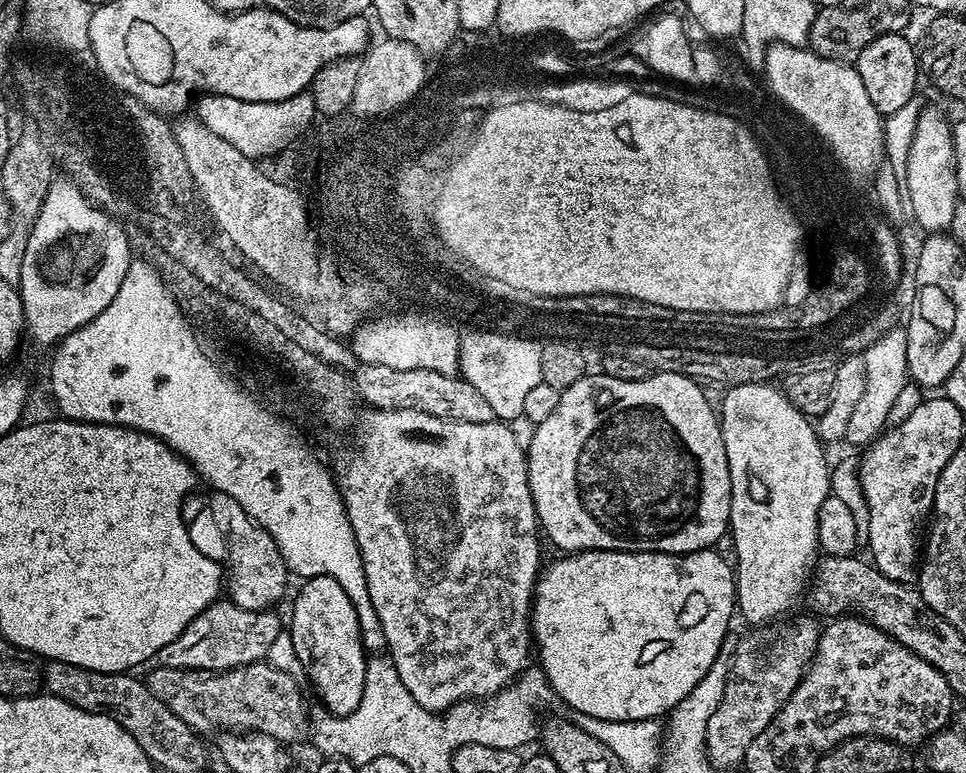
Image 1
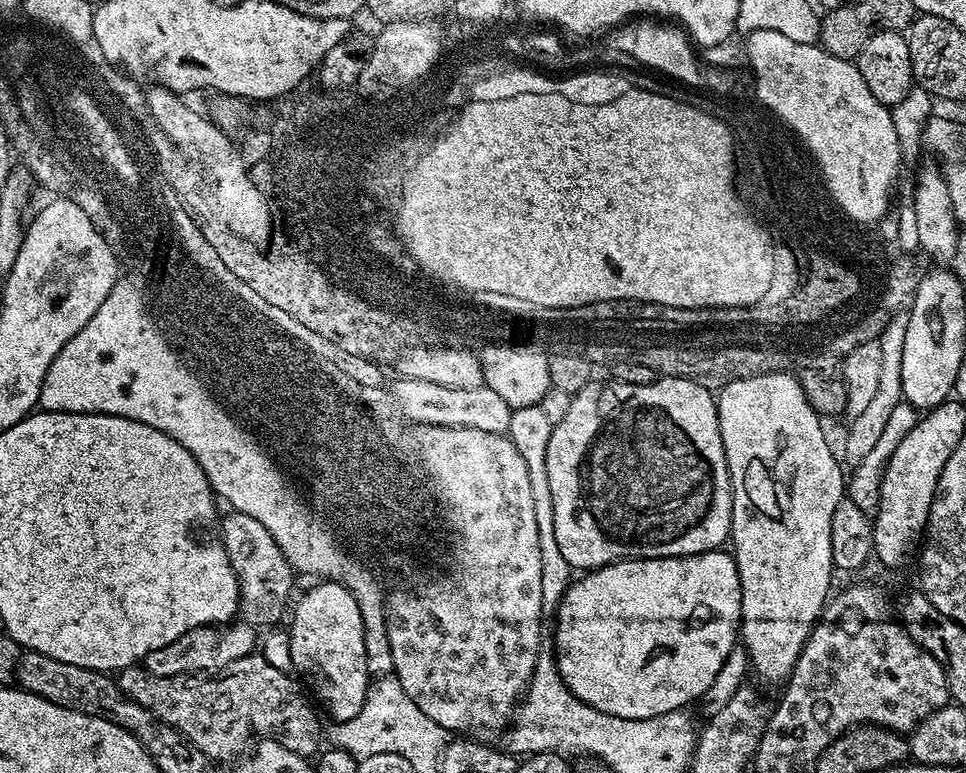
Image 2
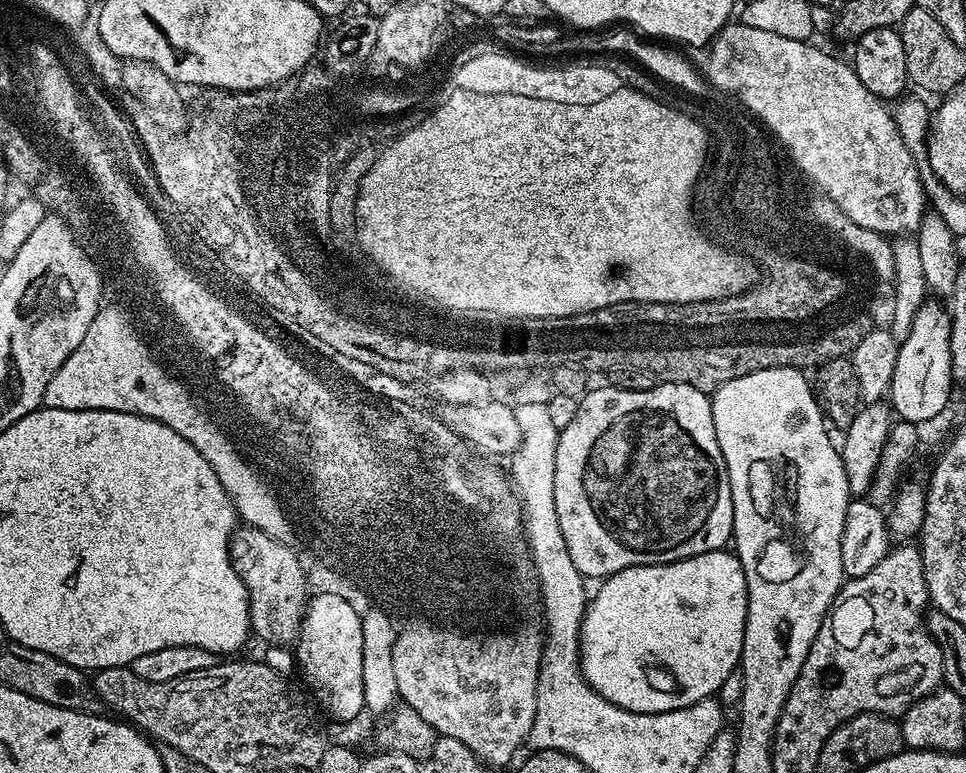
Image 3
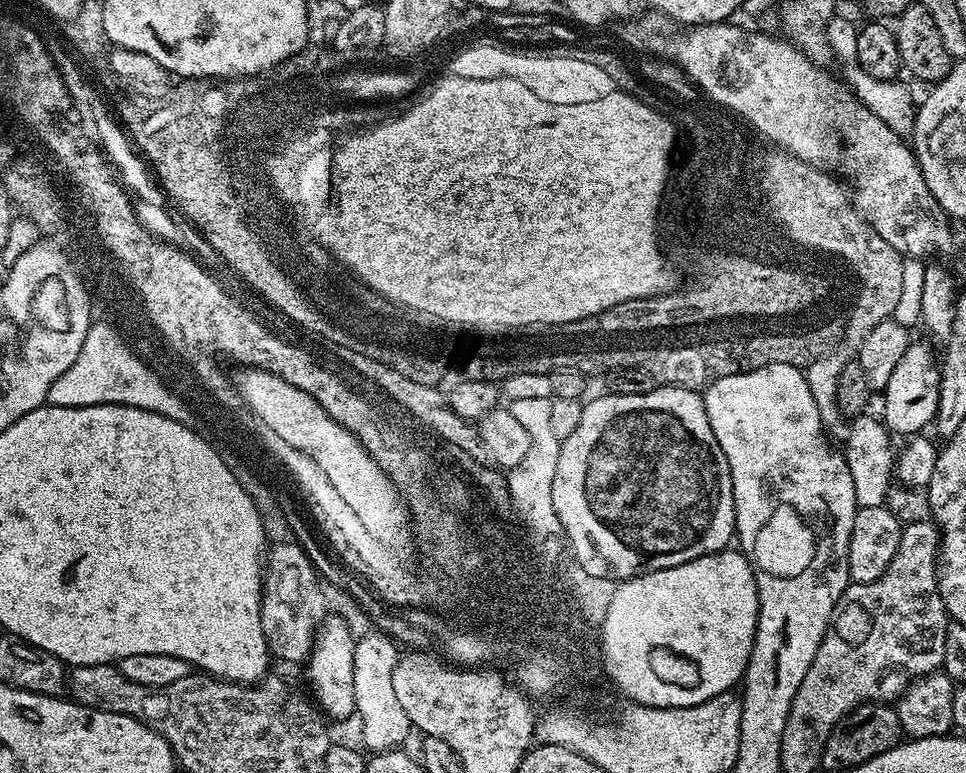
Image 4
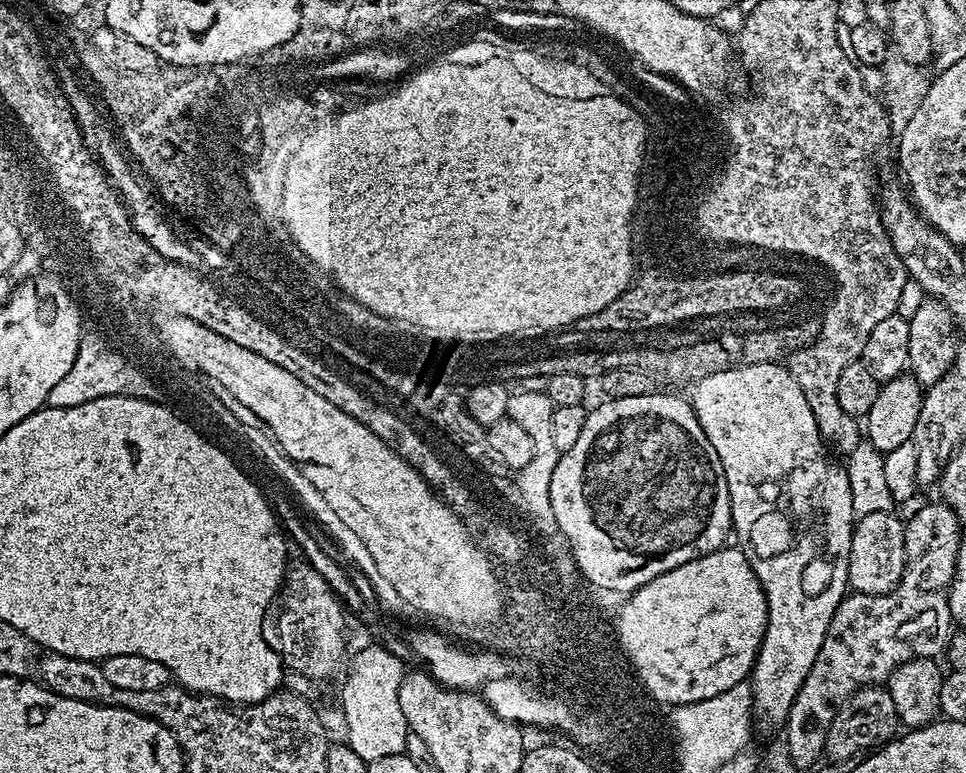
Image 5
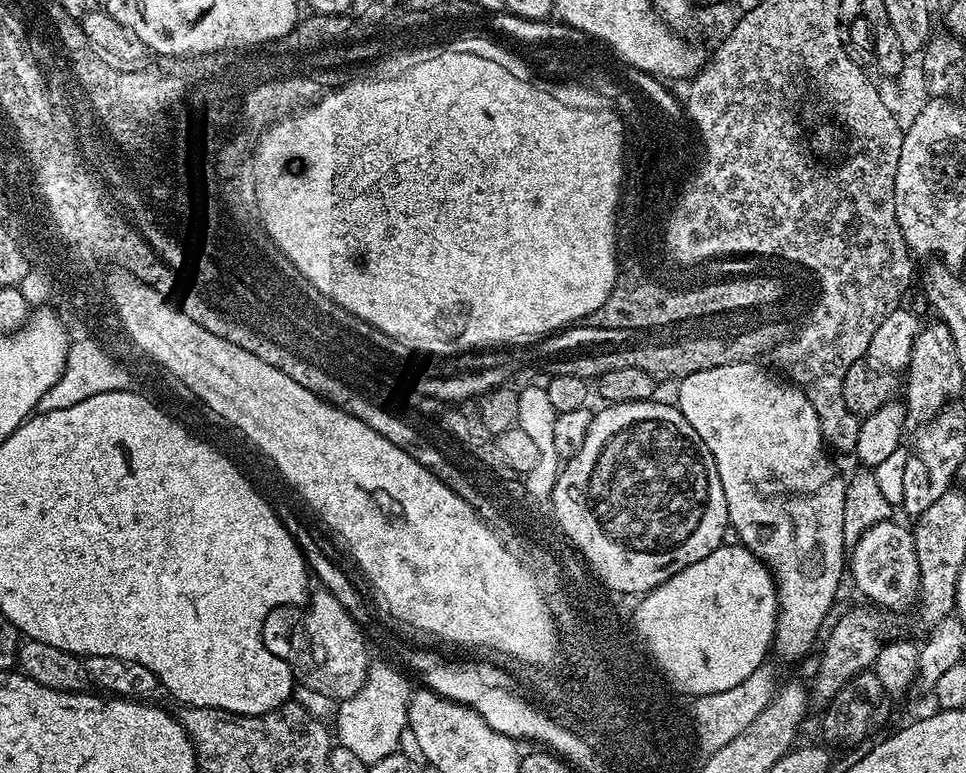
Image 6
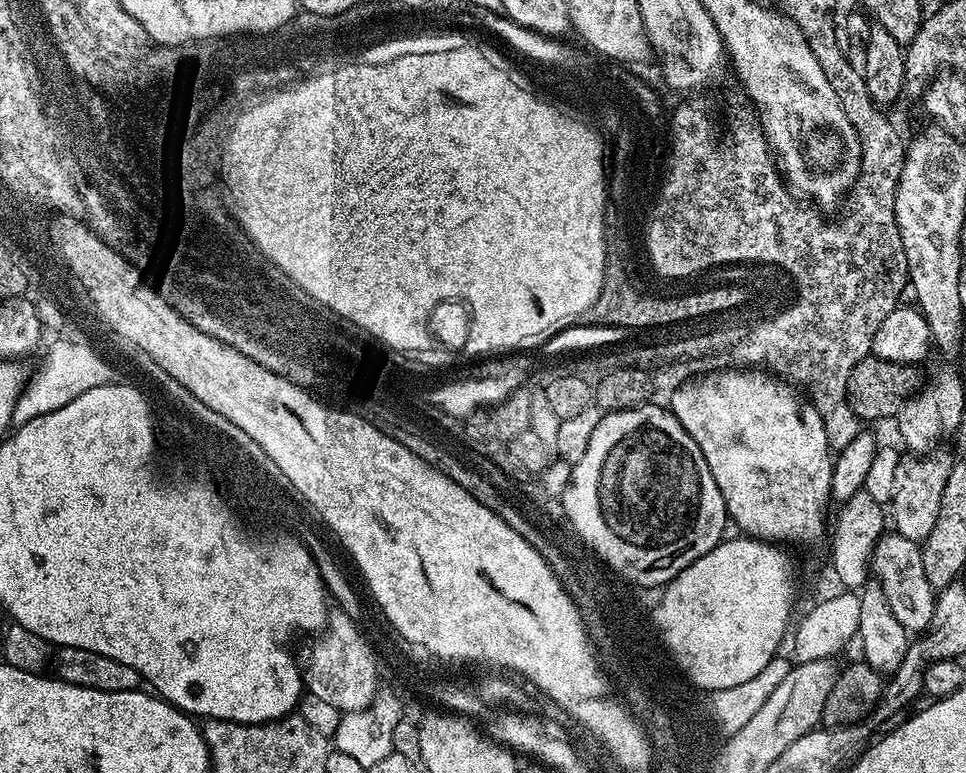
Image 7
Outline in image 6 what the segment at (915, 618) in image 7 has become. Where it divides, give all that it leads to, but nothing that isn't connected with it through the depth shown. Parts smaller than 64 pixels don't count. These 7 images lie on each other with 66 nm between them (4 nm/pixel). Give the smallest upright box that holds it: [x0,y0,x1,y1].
[850,519,920,612]

